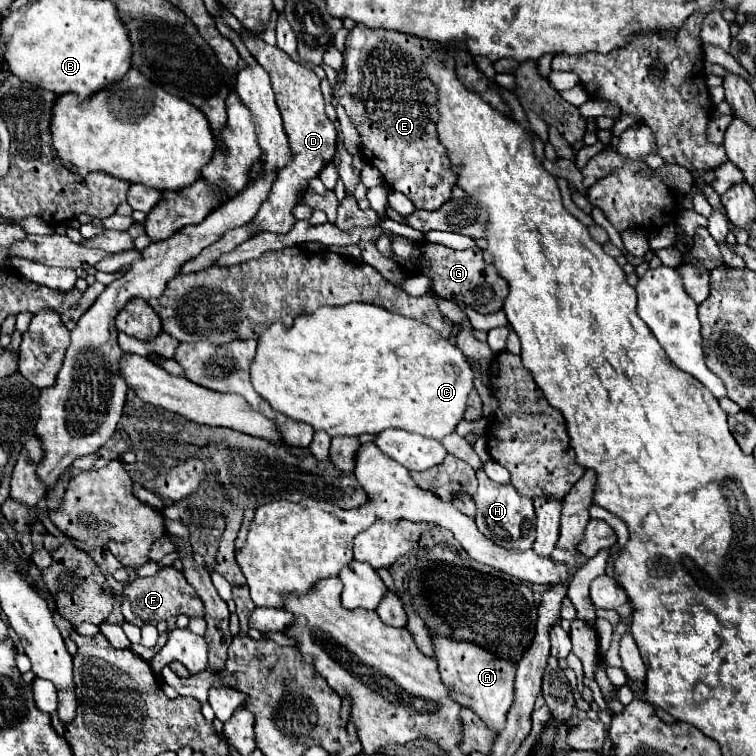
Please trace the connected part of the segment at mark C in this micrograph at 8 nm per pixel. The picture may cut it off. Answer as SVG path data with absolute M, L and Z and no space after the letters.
M347 303L345 307L319 307L311 315L297 317L291 327L273 323L265 329L257 339L251 385L277 413L309 423L315 431L325 431L331 437L405 429L423 437L443 439L463 419L467 397L473 389L473 371L463 351L431 327L371 303Z

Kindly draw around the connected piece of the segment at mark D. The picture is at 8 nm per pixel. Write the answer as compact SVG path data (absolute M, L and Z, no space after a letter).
M239 33L239 37L243 39L249 53L257 59L257 63L271 77L271 85L273 85L273 91L275 91L275 101L277 101L277 107L281 111L283 125L285 125L289 145L291 145L291 151L293 151L291 163L277 173L277 181L273 183L269 199L261 205L259 213L253 217L249 227L253 229L253 233L269 231L269 233L285 235L285 233L289 233L289 229L295 223L295 217L291 215L291 211L297 205L299 193L305 191L307 181L311 177L317 177L319 171L333 159L335 149L337 149L335 147L337 131L335 131L335 125L325 115L325 103L323 103L321 89L319 89L319 77L311 69L295 63L285 51L281 51L279 47L267 45L261 37L257 37L253 33Z

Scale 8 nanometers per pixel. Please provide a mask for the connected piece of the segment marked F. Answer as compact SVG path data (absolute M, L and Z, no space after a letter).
M163 567L153 577L137 577L133 583L127 583L123 587L121 597L123 597L121 613L123 613L125 621L139 625L139 627L143 627L147 623L157 625L159 621L167 621L169 617L177 617L177 615L187 615L187 617L205 615L203 601L197 597L195 589L187 583L183 573L177 571L175 567Z

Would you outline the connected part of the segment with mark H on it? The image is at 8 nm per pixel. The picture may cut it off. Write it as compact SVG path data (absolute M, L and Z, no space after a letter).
M477 471L479 479L479 489L473 495L477 503L477 527L479 531L489 537L495 545L501 545L505 549L531 549L535 541L535 511L533 511L533 501L529 497L521 497L515 487L509 485L499 485L491 481L485 471Z

